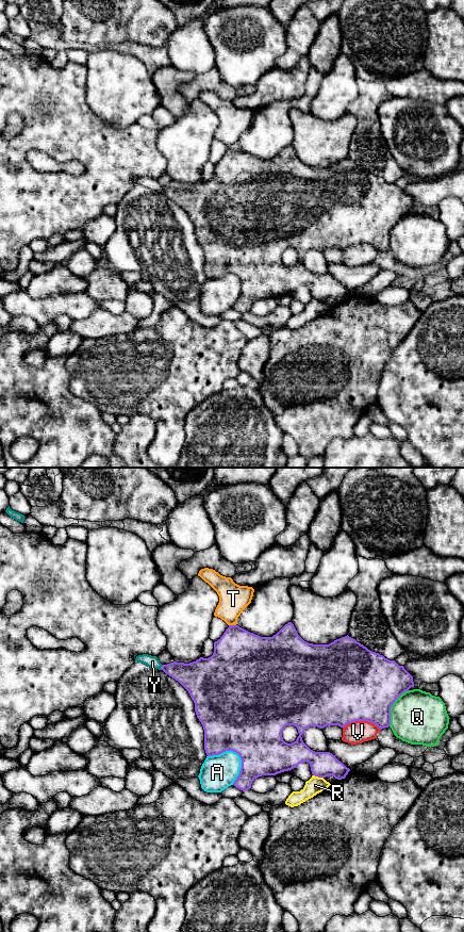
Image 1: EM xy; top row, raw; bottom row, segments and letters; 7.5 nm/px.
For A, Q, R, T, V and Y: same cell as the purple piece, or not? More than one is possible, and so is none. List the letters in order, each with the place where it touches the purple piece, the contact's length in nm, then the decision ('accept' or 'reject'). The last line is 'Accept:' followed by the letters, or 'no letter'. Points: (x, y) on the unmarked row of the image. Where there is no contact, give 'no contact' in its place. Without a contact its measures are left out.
A: meets purple in xy at (237, 276); contact 300 nm long; reject
Q: meets purple in xy at (391, 229); contact 320 nm long; reject
R: meets purple in xy at (318, 299); contact 80 nm long; reject
T: meets purple in xy at (232, 148); contact 60 nm long; reject
V: meets purple in xy at (362, 243); contact 280 nm long; reject
Y: meets purple in xy at (161, 190); contact 40 nm long; accept
Accept: Y

